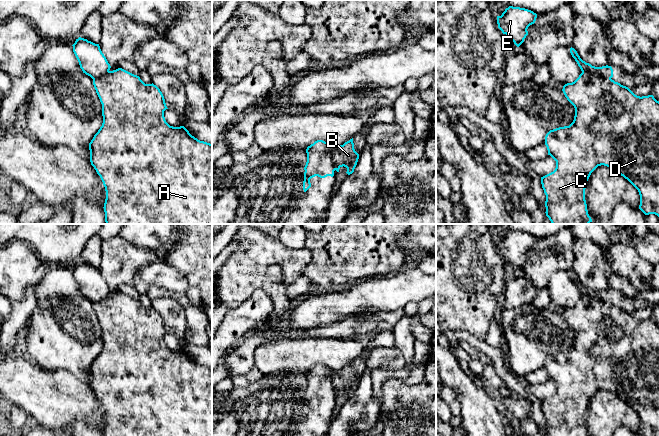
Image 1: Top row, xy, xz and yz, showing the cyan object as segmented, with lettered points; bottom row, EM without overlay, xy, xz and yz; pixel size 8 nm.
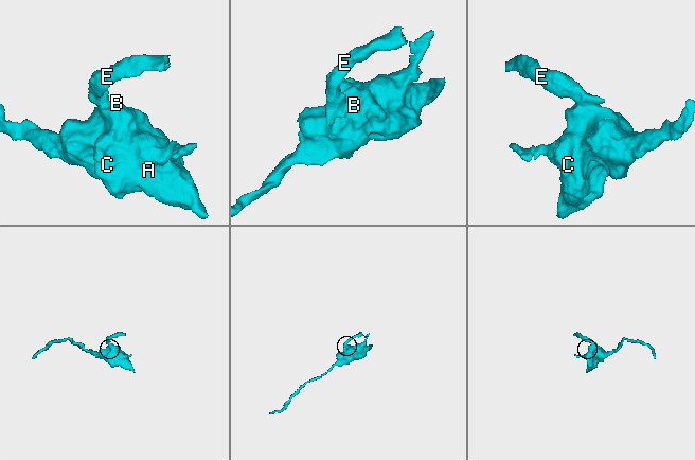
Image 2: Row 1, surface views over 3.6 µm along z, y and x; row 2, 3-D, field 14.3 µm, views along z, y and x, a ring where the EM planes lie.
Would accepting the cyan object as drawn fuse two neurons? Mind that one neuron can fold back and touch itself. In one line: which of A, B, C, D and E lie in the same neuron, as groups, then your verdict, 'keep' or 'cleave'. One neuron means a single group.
groups A B C D / E; cleave

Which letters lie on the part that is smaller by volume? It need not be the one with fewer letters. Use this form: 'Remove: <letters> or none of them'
Remove: E

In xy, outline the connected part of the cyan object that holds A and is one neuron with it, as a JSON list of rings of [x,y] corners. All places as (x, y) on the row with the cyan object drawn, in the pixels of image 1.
[[[118,68],[94,78],[93,85],[102,104],[103,123],[89,143],[90,162],[105,187],[106,224],[212,224],[212,144],[198,140],[184,126],[170,126],[164,117],[168,108],[162,92],[153,83],[145,84],[137,75]]]

